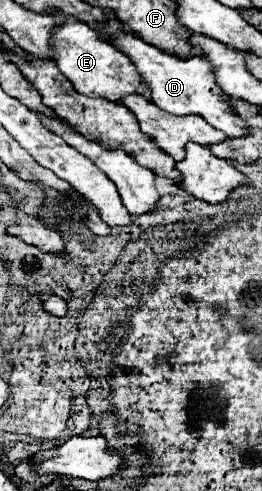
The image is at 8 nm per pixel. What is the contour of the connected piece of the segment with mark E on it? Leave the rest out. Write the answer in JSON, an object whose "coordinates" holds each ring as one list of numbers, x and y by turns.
{"coordinates":[[66,16,64,24,54,26,52,50,60,72,74,84,76,92,82,92,84,96,90,98,102,96,110,102,122,102,122,98,128,94,138,94,148,100,152,98,148,84,140,80,140,74,136,72,136,66,128,60,128,56,124,56,112,44,100,40,96,30,88,28,86,24,78,22,72,16]]}

